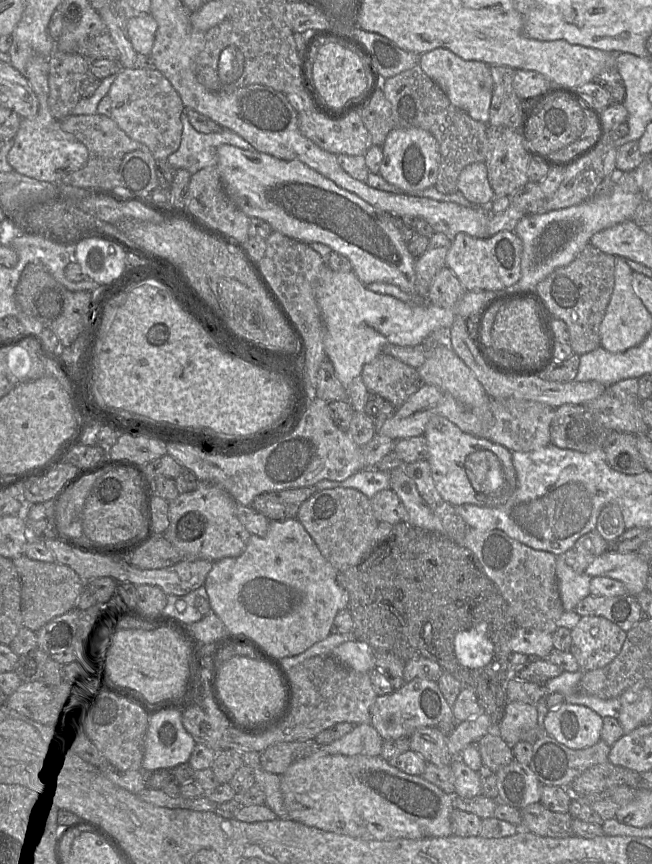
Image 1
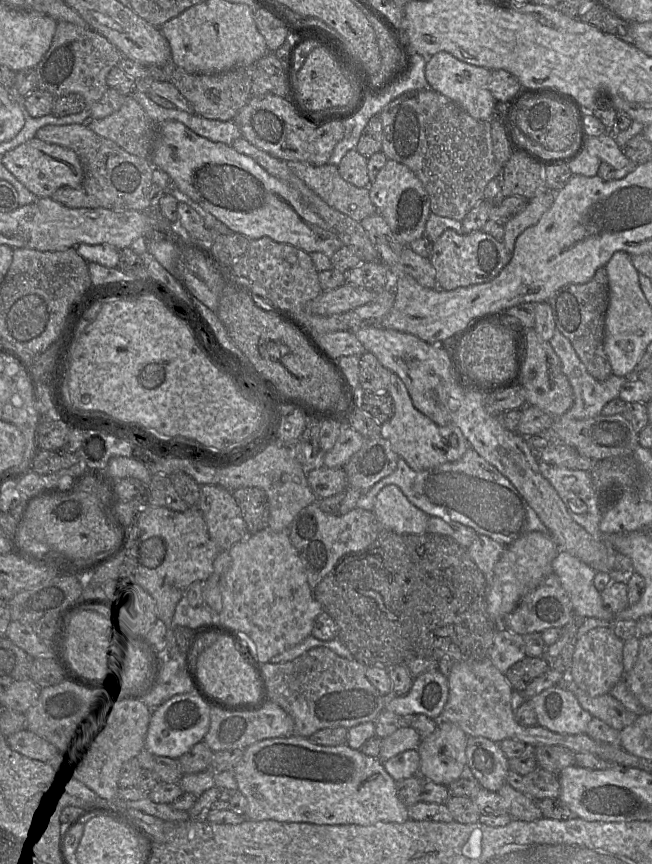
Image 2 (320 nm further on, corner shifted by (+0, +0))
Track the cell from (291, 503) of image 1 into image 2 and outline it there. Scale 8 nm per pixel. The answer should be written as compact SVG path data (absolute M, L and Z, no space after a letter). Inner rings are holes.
M245 487L232 493L241 509L249 534L254 534L268 527L269 501L263 489Z

